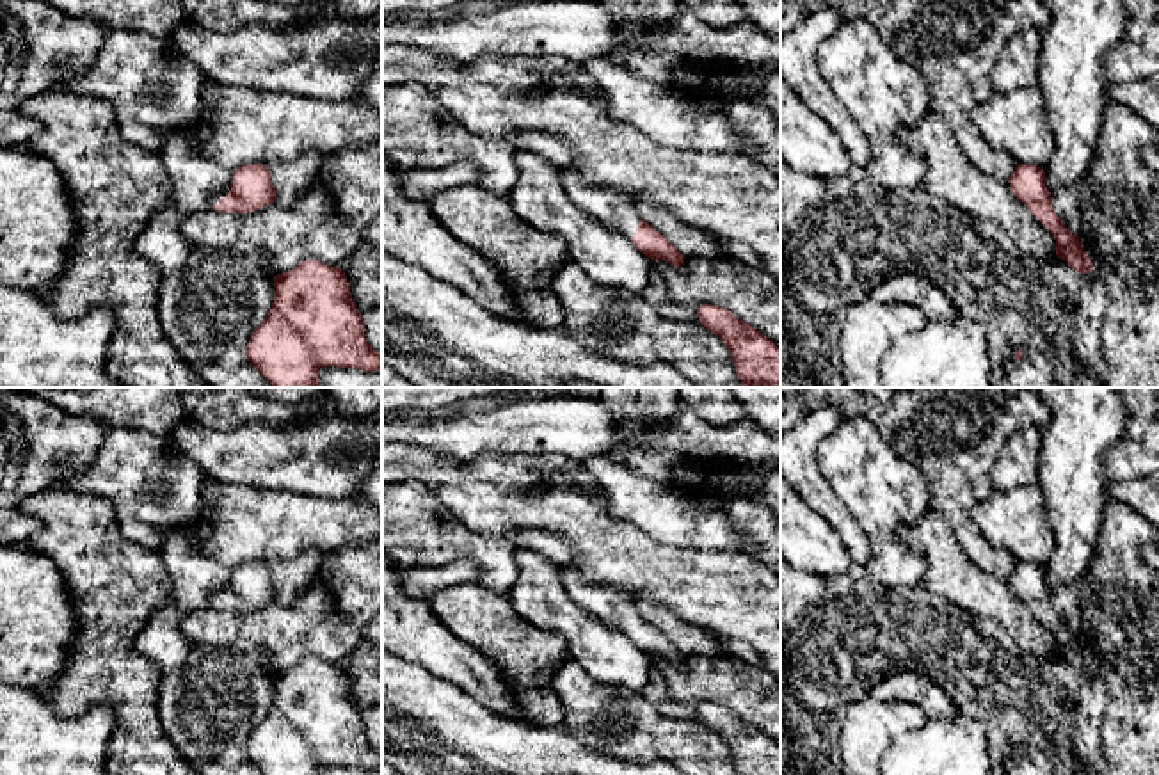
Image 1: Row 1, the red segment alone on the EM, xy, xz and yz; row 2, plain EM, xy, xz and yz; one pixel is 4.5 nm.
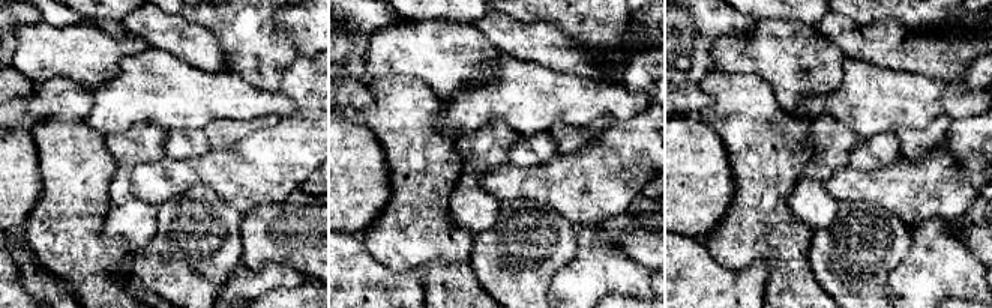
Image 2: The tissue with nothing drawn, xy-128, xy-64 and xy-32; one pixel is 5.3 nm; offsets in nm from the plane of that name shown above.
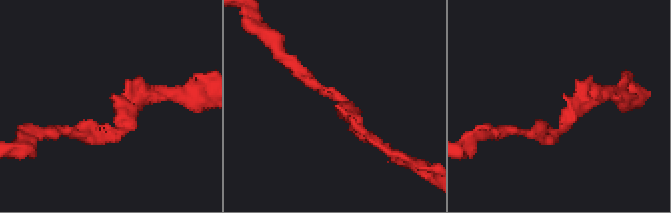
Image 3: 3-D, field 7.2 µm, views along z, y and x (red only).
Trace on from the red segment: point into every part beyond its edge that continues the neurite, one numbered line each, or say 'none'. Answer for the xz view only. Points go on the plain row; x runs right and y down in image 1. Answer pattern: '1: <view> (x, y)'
1: xz (612, 607)

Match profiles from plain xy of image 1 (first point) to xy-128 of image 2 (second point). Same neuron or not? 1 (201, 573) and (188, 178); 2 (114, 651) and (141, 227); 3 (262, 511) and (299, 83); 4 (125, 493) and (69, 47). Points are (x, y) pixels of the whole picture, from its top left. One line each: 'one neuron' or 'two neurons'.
1: two neurons
2: two neurons
3: two neurons
4: one neuron

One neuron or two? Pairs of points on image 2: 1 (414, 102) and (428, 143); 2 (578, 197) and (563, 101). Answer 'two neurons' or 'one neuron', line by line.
1: one neuron
2: two neurons

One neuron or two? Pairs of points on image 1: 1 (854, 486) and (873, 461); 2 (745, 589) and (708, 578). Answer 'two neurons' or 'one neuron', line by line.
1: one neuron
2: one neuron

